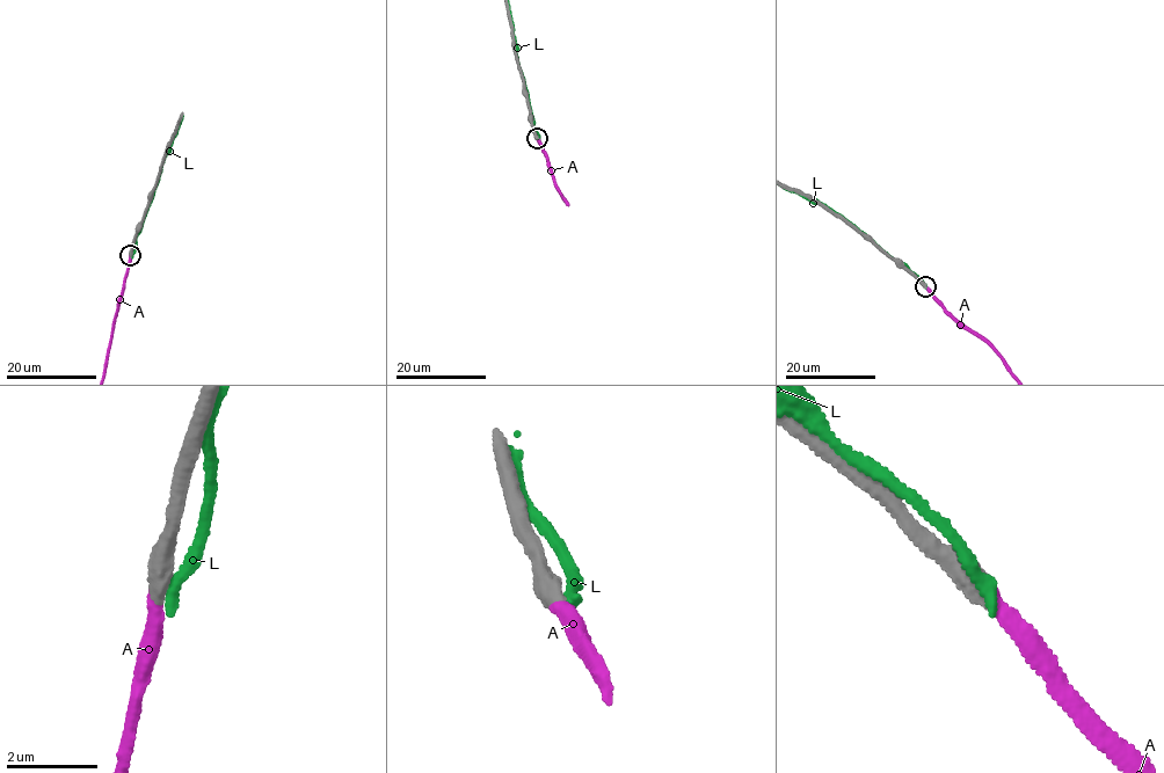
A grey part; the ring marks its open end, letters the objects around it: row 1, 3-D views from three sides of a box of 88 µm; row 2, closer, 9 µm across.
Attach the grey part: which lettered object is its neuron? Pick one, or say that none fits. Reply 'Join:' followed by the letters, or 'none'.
Join: A

